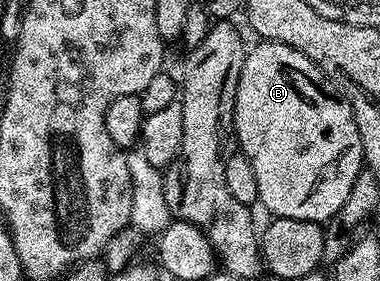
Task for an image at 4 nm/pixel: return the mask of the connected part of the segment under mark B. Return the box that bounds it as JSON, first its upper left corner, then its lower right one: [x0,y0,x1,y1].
[234,42,364,222]

